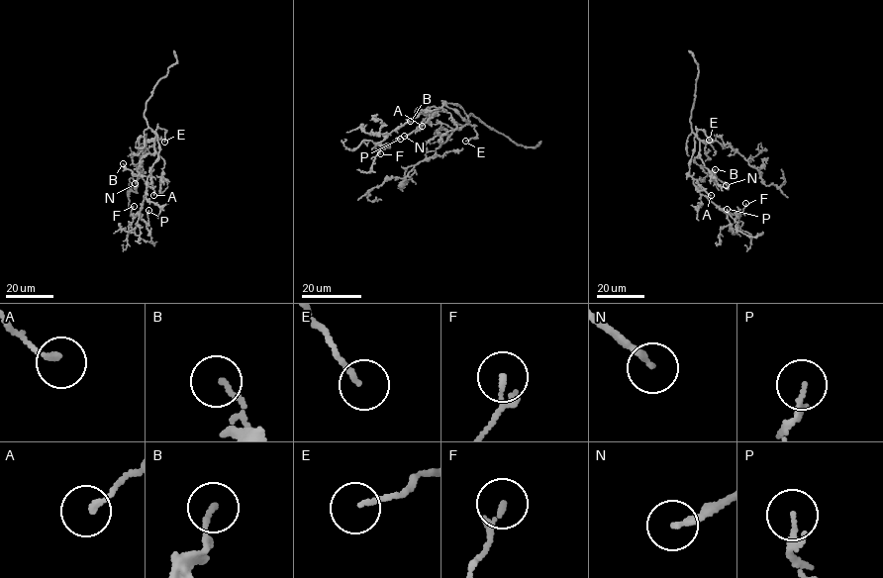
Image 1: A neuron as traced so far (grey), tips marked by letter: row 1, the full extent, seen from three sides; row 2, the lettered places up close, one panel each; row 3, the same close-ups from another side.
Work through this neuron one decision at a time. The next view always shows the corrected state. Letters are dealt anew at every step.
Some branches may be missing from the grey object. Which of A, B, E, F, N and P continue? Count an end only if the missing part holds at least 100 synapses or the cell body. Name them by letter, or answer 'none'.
N

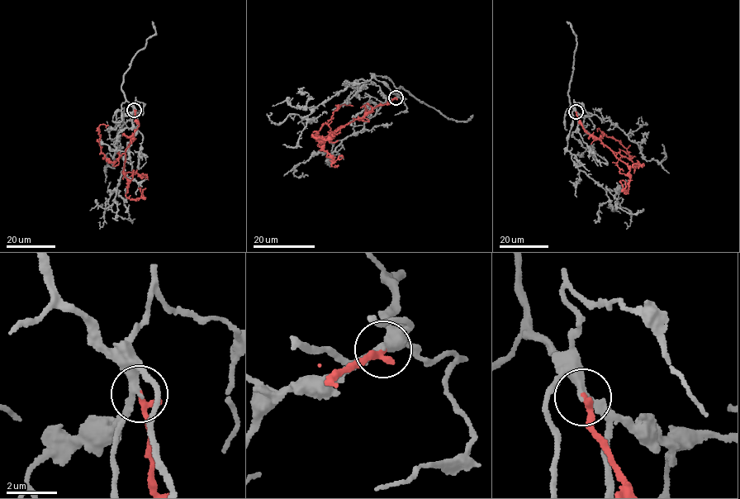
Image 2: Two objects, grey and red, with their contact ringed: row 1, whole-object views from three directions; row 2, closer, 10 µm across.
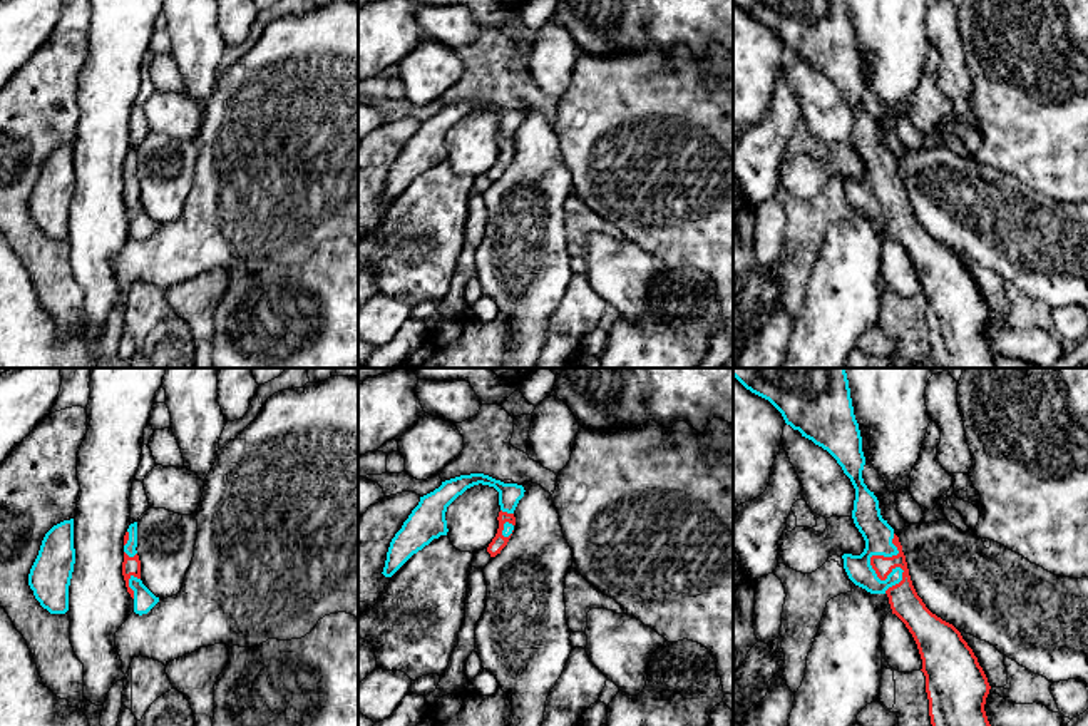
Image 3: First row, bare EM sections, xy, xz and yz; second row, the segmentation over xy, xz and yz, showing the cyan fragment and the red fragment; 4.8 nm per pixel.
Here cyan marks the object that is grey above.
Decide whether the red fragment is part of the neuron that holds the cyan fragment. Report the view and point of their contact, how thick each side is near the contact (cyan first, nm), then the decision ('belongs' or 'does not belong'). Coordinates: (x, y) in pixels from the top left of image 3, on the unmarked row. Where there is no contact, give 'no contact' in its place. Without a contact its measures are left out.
meets cyan in yz at (872, 194); 140 nm thick on the cyan side, 150 nm on the other; belongs

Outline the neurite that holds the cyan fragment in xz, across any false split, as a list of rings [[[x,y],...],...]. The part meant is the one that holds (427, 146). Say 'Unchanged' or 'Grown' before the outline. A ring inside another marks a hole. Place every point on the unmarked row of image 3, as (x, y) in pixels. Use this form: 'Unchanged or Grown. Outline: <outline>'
Grown. Outline: [[[484,99],[460,100],[442,107],[439,114],[420,122],[418,130],[412,135],[402,154],[390,167],[383,201],[392,202],[413,179],[429,171],[434,164],[447,161],[447,132],[474,110],[489,110],[499,117],[499,154],[487,172],[490,182],[500,179],[507,171],[516,151],[514,135],[524,122],[524,112],[517,109],[504,109]]]

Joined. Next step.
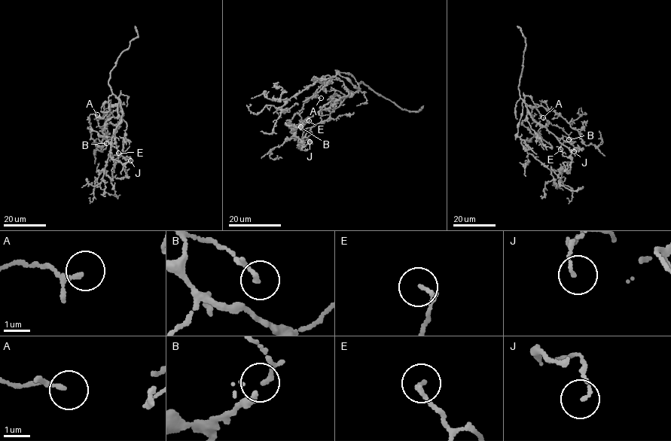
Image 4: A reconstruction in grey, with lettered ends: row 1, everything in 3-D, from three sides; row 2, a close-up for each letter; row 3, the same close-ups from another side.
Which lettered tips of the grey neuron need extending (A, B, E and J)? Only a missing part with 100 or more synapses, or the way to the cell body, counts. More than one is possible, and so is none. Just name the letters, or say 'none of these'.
none of these

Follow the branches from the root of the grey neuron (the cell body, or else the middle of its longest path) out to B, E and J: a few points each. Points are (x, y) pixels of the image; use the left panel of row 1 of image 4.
B: (122, 114), (120, 99), (123, 115), (111, 138), (108, 141), (105, 138), (106, 143)
E: (122, 114), (120, 99), (123, 115), (114, 132), (111, 153), (116, 162), (118, 153)
J: (122, 114), (120, 99), (123, 115), (114, 132), (110, 154), (129, 156), (130, 160)

